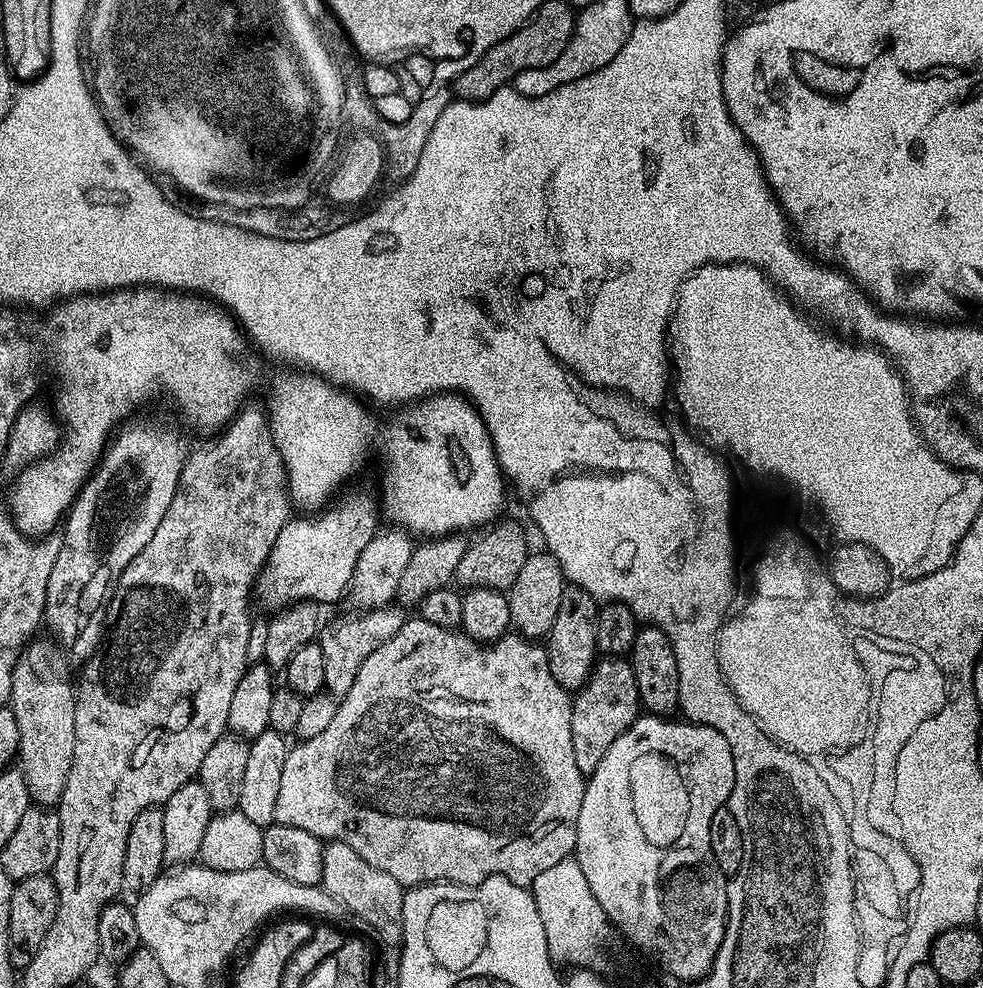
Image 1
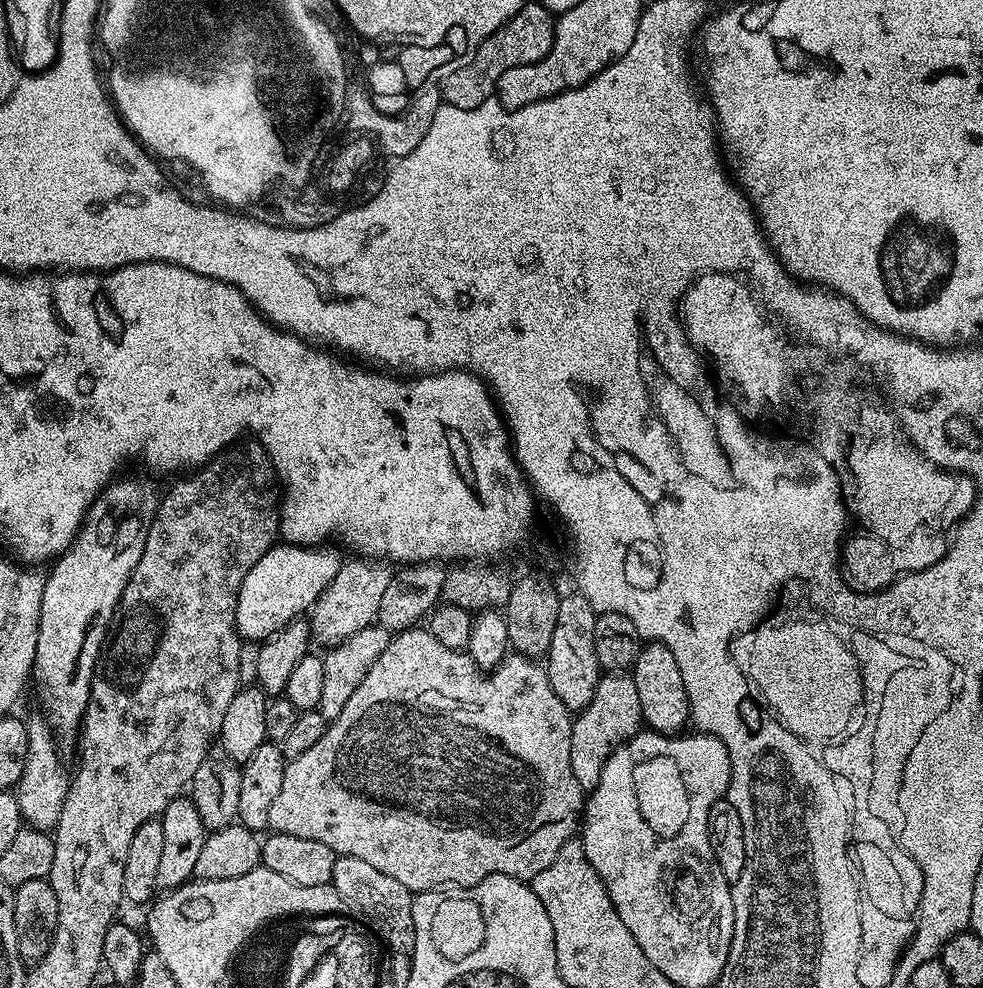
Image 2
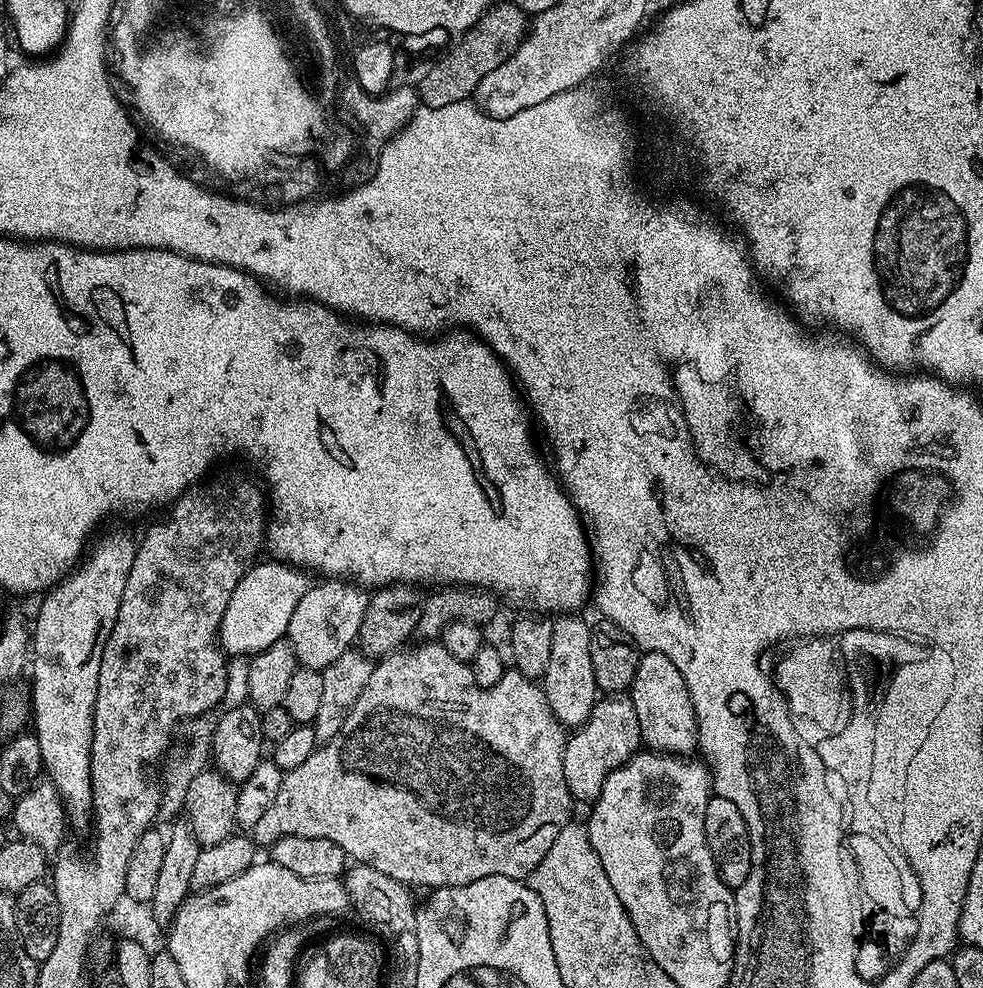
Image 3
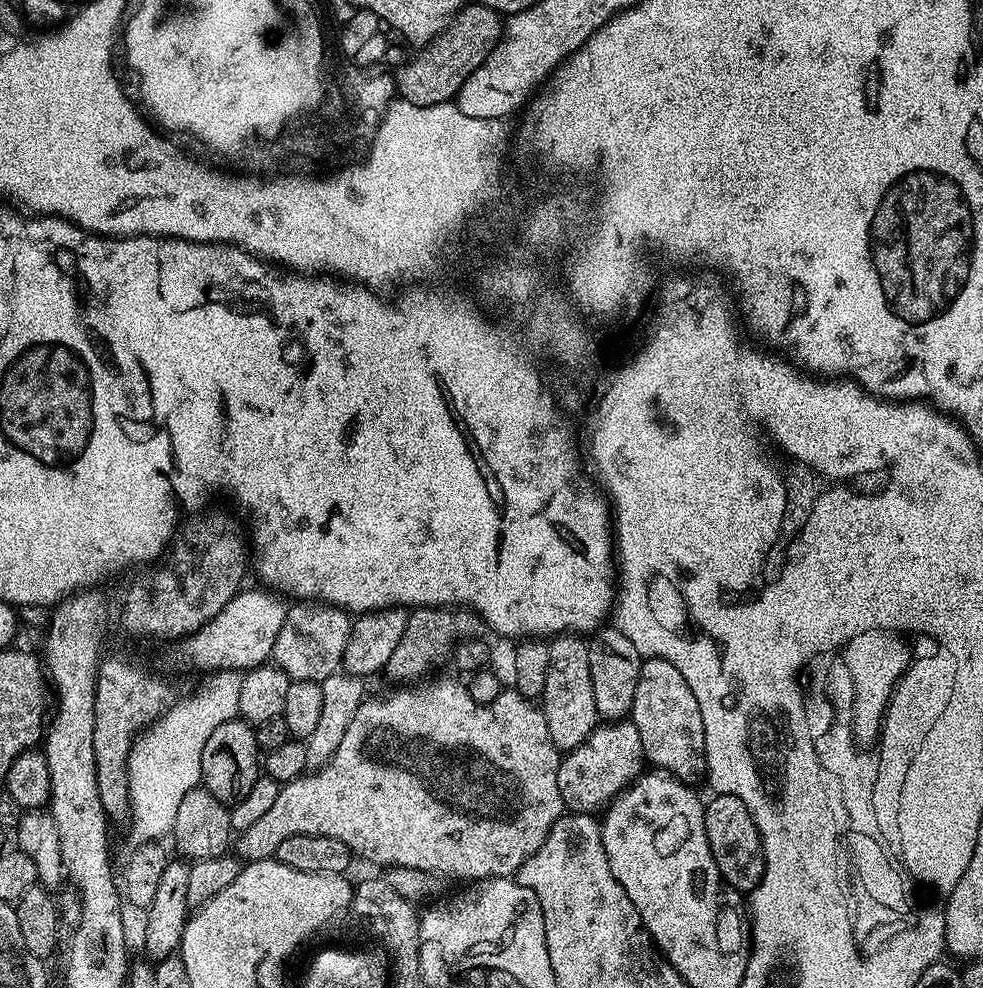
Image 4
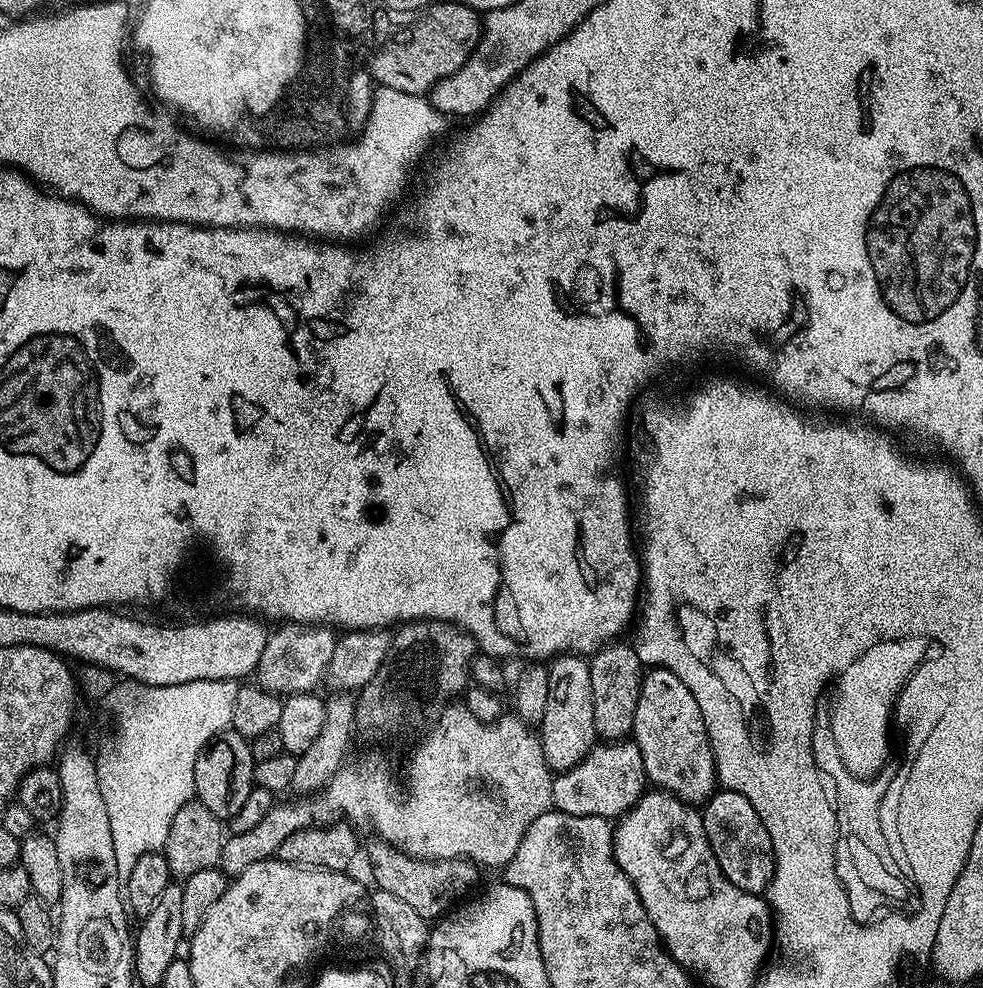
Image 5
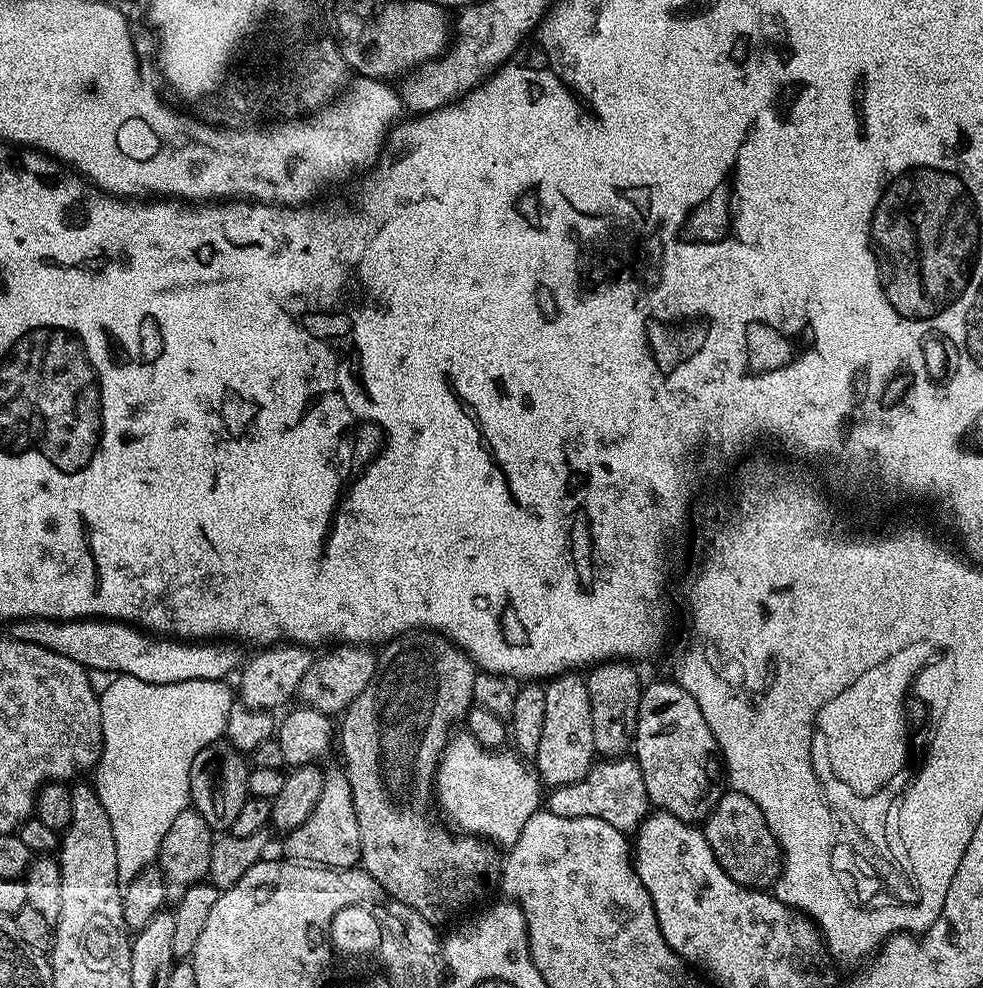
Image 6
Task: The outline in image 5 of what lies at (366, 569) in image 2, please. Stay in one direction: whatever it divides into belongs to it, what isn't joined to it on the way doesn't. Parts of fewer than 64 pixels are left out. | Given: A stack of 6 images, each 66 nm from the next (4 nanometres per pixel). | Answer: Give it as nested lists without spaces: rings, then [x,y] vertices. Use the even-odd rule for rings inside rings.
[[[291,622],[281,623],[277,628],[280,628],[277,632],[272,630],[268,633],[266,650],[262,650],[262,658],[258,658],[254,673],[255,683],[281,698],[319,689],[324,672],[330,666],[330,658],[334,655],[337,633],[328,626]]]

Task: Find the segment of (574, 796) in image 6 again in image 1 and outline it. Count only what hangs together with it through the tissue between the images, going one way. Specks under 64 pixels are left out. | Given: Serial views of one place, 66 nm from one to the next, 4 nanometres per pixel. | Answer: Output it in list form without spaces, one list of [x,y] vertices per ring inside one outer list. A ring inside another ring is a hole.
[[[624,658],[597,659],[590,678],[583,688],[575,693],[570,718],[574,758],[578,762],[578,770],[582,770],[585,778],[591,776],[594,770],[598,770],[598,762],[602,762],[606,750],[614,746],[614,738],[622,735],[641,712],[638,682],[634,678],[631,663]]]

